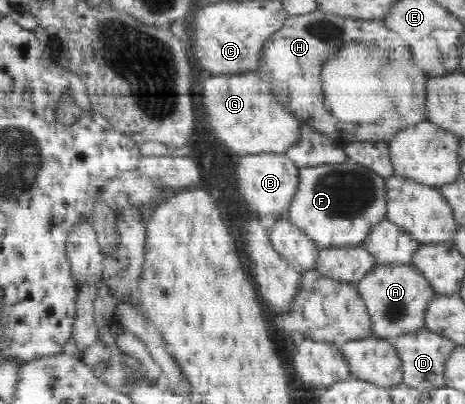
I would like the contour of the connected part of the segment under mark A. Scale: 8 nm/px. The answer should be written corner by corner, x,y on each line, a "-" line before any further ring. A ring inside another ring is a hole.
410,263
376,266
357,282
357,294
361,296
366,315
371,318
370,335
392,340
424,327
425,309
436,293
422,273

